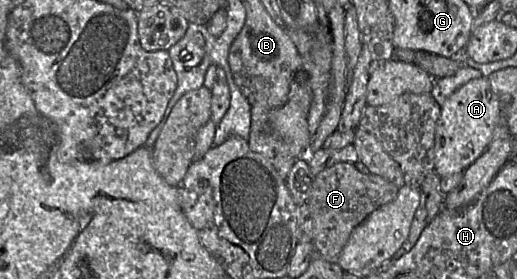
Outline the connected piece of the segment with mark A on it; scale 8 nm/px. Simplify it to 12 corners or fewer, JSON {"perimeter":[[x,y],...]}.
{"perimeter":[[486,76],[441,106],[434,172],[463,172],[493,140],[501,102]]}

